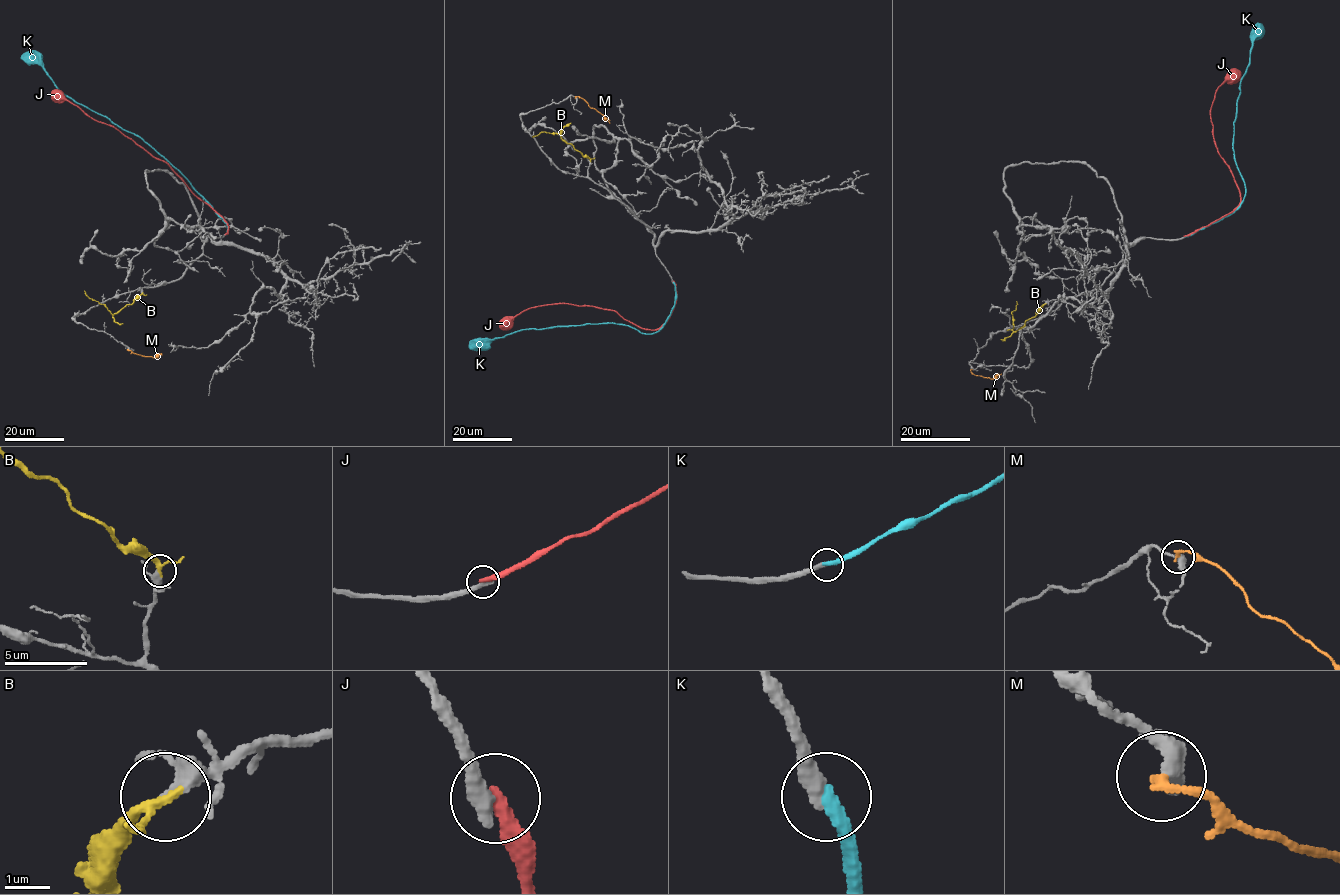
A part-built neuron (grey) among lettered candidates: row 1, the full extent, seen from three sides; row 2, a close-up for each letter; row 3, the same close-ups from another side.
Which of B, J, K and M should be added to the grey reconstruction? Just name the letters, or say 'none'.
B, K

